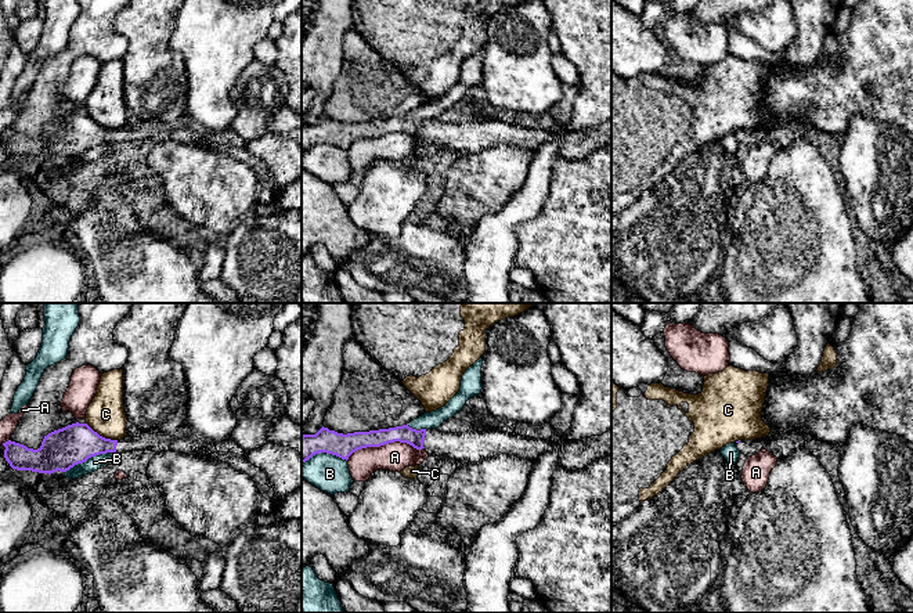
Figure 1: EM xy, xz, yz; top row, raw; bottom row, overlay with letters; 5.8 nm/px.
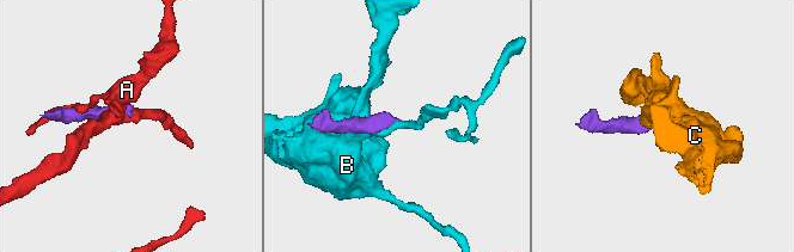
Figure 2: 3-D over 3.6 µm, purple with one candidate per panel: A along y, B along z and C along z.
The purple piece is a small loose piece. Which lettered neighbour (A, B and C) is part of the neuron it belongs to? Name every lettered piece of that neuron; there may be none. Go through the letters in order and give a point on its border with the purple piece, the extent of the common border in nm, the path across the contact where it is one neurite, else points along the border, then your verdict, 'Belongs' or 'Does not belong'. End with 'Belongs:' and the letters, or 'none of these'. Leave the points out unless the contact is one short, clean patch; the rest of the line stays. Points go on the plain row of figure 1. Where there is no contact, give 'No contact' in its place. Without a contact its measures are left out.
A: Touches purple at xz (385, 133). Shared border 460 nm. Does not belong
B: Touches purple at xy (90, 147). Shared border 320 nm. Does not belong
C: Touches purple at xy (101, 126). Shared border 220 nm. Boundary: xy (86, 112), (100, 125), (116, 130). Does not belong
Belongs: none of these

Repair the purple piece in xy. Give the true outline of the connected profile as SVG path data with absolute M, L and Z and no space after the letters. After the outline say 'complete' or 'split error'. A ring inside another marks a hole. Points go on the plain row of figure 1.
M72 113L44 126L37 140L28 138L15 131L3 133L4 148L12 159L39 163L66 162L89 148L126 141L152 140L155 143L174 141L190 145L206 147L208 133L196 126L174 127L142 123L138 127L111 130L100 126L87 113Z; split error

